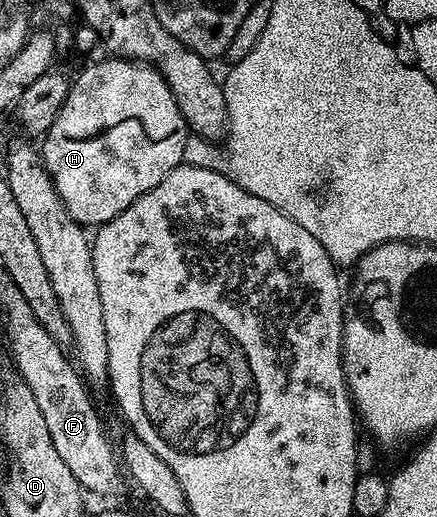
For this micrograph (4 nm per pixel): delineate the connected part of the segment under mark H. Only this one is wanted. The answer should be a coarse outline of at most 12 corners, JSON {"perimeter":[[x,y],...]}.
{"perimeter":[[89,62],[40,141],[73,221],[100,226],[183,163],[156,68]]}

